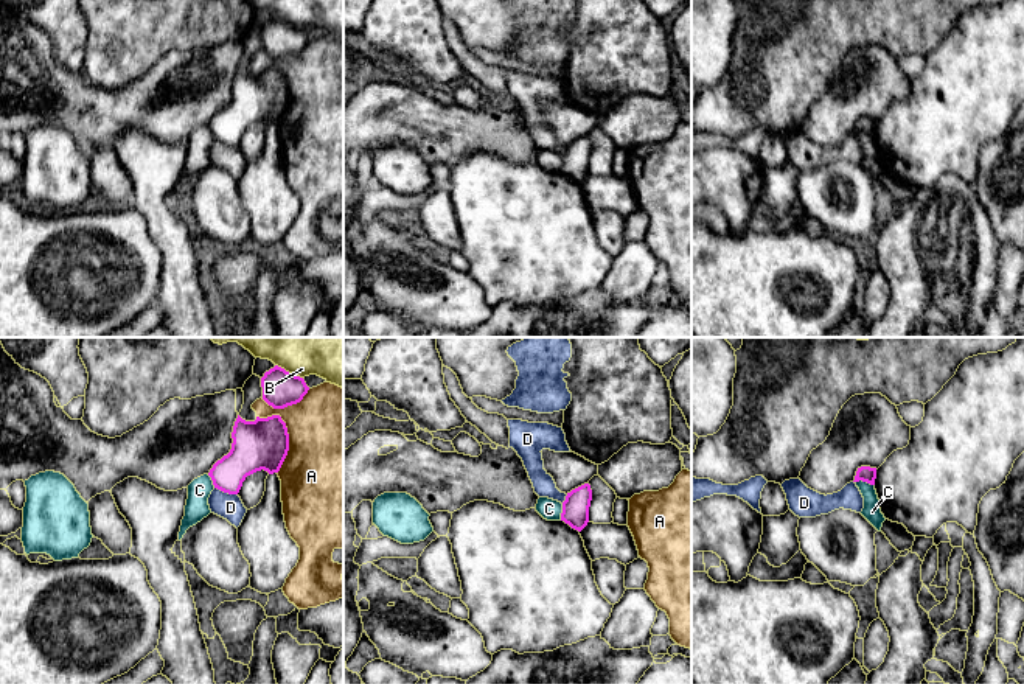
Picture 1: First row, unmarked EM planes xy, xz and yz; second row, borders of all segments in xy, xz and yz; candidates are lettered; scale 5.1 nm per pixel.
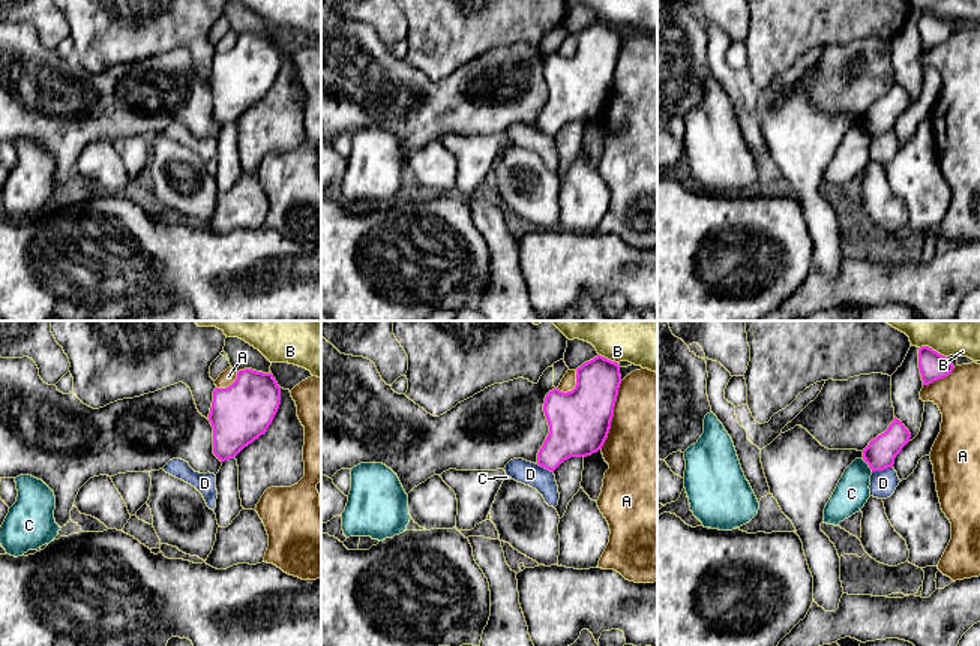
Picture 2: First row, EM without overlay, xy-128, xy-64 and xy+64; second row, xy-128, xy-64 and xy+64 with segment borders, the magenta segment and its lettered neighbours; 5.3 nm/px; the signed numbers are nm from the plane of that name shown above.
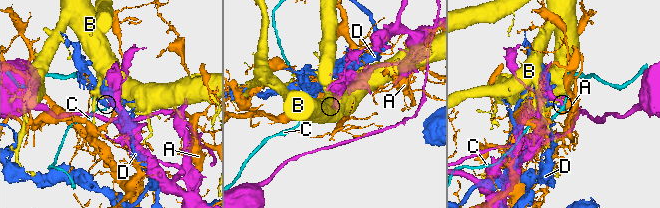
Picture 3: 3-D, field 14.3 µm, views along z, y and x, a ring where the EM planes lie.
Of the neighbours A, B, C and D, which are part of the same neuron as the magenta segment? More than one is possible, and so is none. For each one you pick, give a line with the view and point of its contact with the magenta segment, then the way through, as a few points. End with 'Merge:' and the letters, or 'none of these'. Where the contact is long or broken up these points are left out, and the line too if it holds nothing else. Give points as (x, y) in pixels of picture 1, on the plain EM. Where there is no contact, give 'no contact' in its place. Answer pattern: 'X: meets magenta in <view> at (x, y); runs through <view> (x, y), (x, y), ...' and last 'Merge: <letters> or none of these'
Merge: none of these

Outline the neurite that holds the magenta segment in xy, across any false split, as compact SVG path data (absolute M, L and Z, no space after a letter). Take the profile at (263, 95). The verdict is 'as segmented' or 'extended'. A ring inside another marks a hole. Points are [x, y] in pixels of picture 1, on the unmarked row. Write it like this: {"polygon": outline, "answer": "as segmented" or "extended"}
{"polygon": "M238 67L232 90L230 104L208 124L214 140L228 146L238 146L246 129L256 123L278 124L289 103L287 79L280 67L255 73Z", "answer": "as segmented"}

